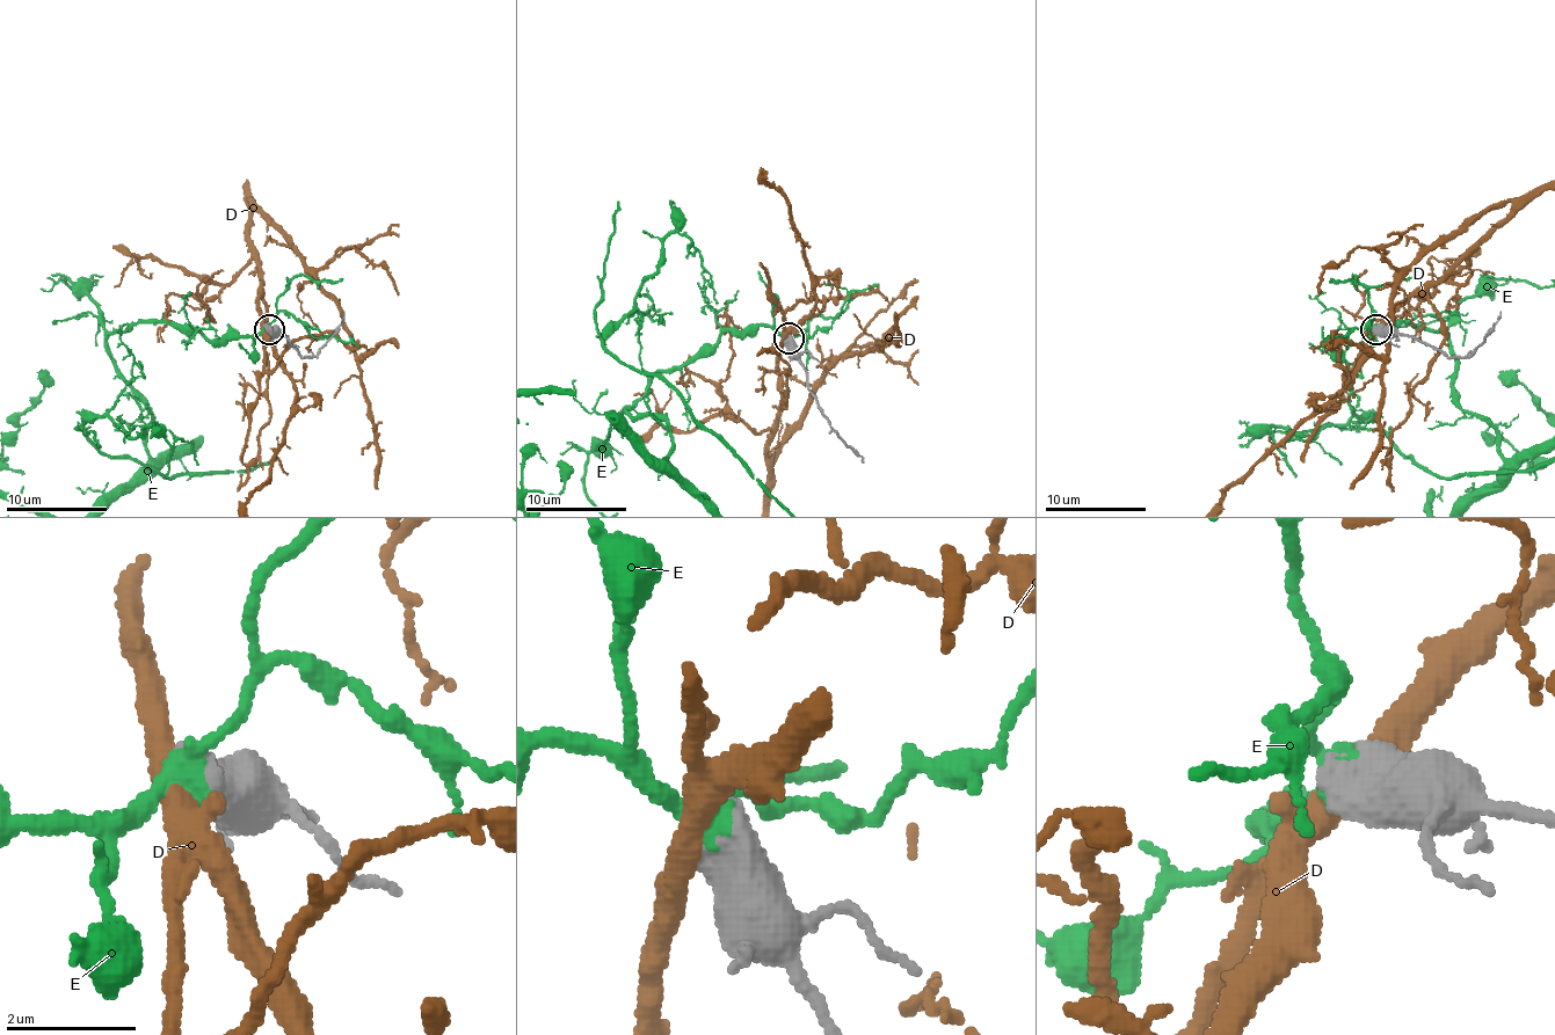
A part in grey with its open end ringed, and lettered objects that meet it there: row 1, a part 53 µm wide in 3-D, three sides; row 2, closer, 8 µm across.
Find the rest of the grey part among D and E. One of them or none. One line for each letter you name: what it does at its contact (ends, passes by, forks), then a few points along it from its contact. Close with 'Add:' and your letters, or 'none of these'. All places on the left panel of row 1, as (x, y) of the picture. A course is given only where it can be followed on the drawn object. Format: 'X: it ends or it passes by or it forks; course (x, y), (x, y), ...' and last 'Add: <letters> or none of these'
E: it passes by
Add: E

